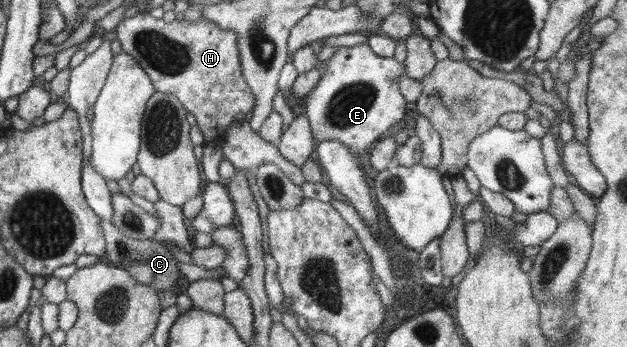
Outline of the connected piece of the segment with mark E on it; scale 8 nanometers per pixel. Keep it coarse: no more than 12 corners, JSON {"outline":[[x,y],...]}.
{"outline":[[340,49],[306,100],[314,140],[371,149],[408,108],[405,66]]}

